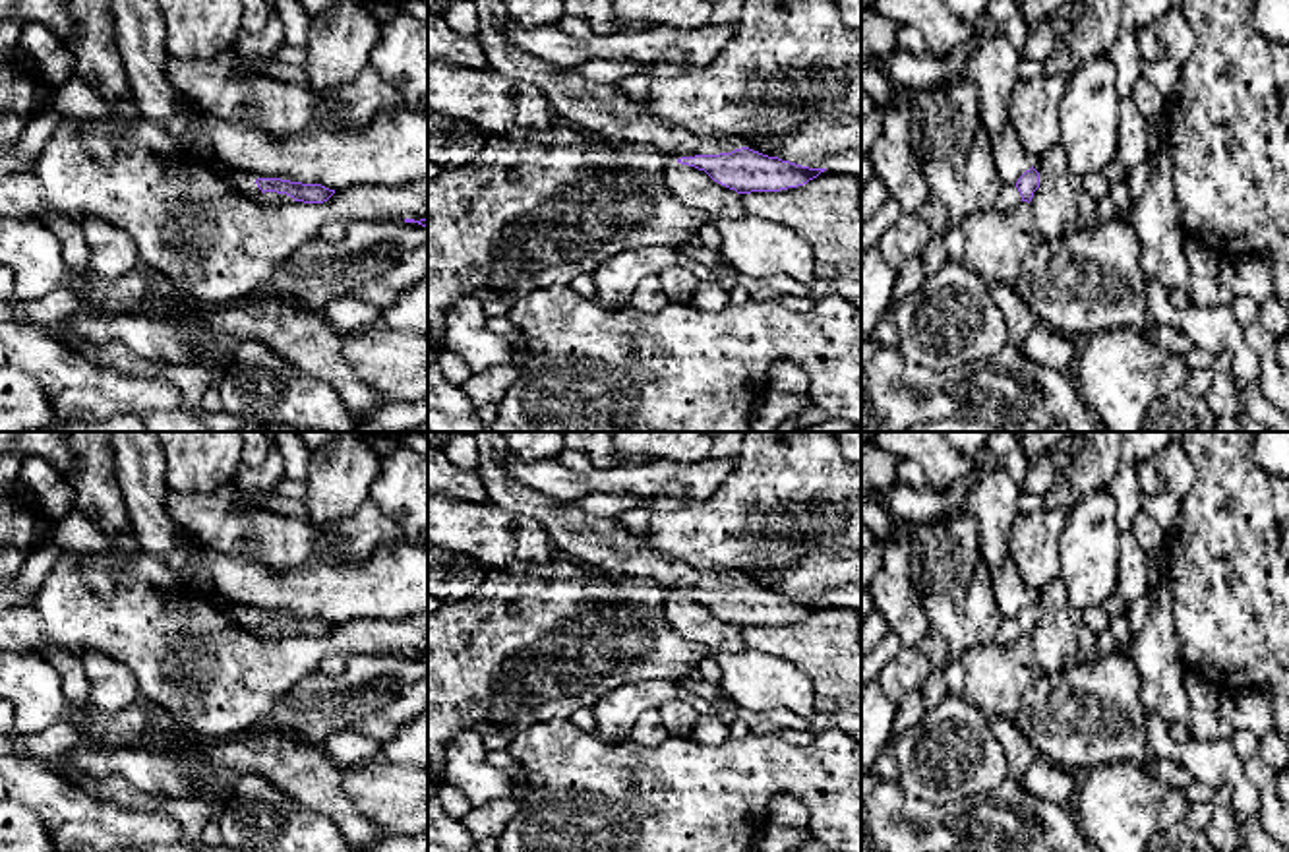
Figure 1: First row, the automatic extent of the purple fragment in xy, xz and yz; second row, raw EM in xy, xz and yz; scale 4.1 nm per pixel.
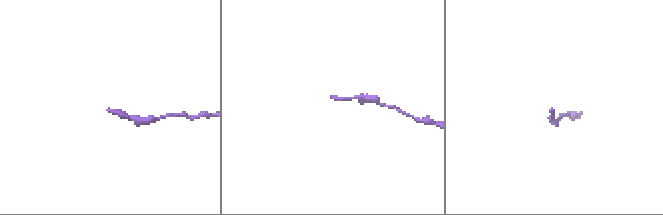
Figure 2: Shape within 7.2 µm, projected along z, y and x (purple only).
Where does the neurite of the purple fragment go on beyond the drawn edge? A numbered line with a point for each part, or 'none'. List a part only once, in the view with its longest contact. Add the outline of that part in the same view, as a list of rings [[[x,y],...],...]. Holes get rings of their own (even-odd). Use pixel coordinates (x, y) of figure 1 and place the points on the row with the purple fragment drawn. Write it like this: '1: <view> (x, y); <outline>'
1: xz (608, 111); [[[470,0],[480,15],[476,39],[488,68],[542,89],[561,124],[592,132],[610,141],[654,145],[674,159],[720,155],[737,149],[724,136],[701,137],[693,132],[648,116],[621,85],[596,83],[569,74],[513,45],[505,31],[509,12],[503,0]]]

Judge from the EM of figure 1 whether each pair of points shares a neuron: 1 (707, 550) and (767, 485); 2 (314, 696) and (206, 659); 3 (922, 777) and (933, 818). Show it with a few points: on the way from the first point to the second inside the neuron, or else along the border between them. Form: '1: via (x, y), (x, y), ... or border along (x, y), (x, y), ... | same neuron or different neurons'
1: via (720, 531), (742, 510), (742, 500), (748, 498) | same neuron
2: border along (316, 670), (302, 676), (258, 719) | different neurons
3: border along (897, 783), (910, 794), (929, 802), (974, 798) | different neurons

